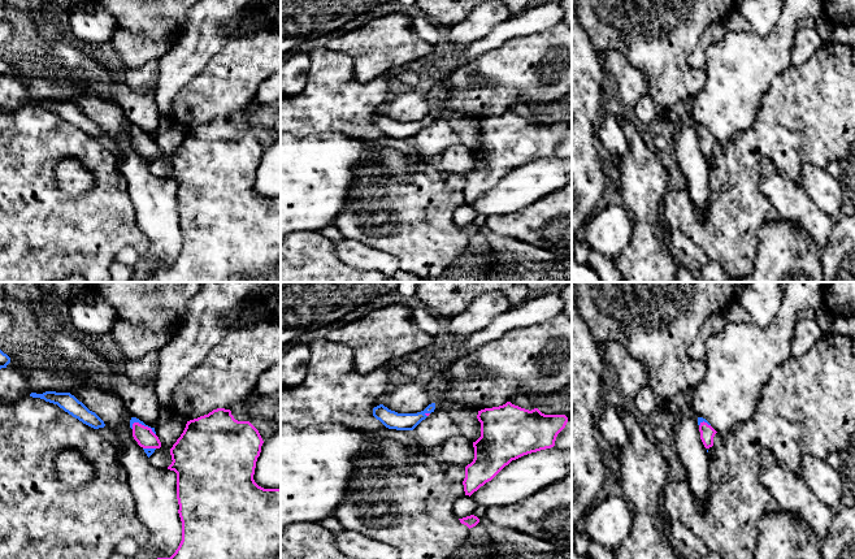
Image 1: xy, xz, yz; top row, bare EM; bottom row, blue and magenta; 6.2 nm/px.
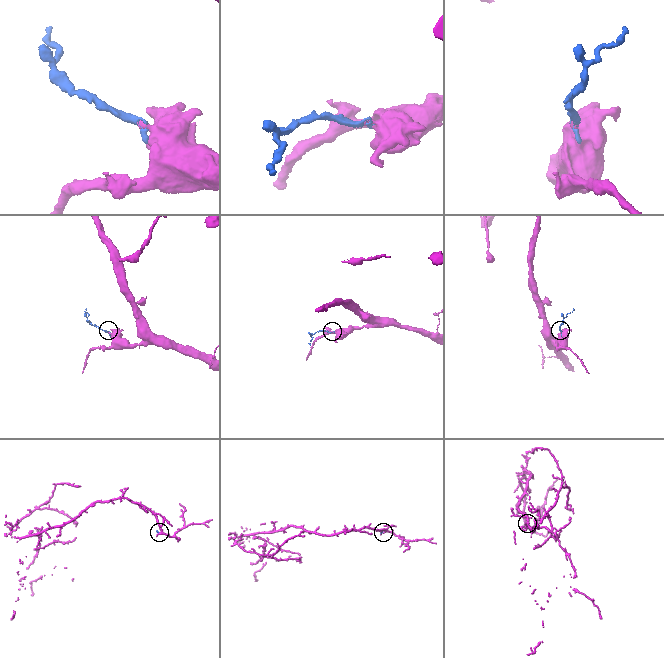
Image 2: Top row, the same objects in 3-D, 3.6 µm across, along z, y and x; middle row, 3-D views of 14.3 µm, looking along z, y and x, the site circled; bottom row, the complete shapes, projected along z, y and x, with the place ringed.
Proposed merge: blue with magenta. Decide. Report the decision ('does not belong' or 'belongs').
belongs

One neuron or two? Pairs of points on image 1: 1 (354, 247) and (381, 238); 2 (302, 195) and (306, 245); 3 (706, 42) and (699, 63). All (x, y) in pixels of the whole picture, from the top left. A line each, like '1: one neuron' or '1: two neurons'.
1: two neurons
2: two neurons
3: one neuron

